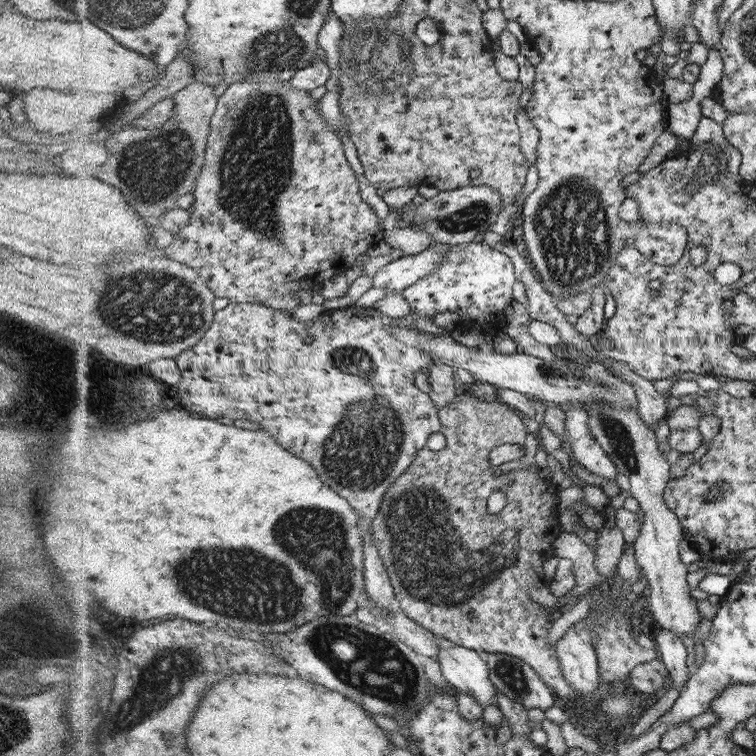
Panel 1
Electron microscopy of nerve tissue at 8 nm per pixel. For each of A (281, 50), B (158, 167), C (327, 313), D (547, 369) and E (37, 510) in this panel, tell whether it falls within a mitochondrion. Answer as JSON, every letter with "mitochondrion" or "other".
{"A":"mitochondrion","B":"mitochondrion","C":"other","D":"mitochondrion","E":"other"}

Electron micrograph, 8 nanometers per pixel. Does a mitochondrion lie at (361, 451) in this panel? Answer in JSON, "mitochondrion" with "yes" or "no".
{"mitochondrion":"yes"}

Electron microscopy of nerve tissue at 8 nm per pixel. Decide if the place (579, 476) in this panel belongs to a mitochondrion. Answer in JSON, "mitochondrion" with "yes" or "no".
{"mitochondrion":"no"}

